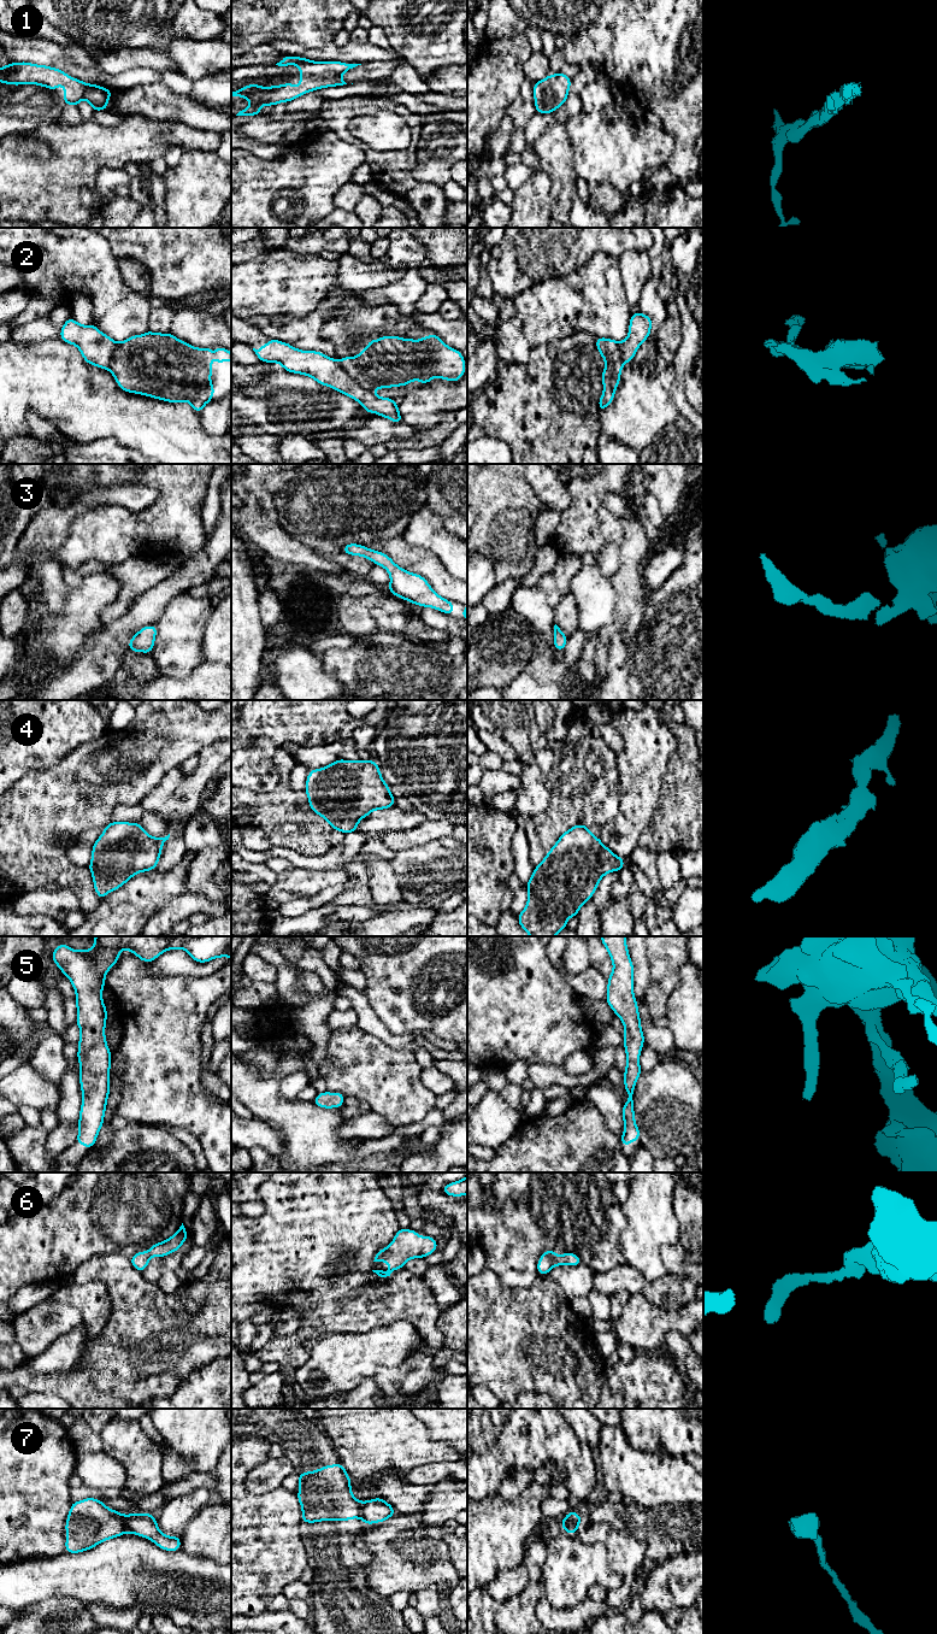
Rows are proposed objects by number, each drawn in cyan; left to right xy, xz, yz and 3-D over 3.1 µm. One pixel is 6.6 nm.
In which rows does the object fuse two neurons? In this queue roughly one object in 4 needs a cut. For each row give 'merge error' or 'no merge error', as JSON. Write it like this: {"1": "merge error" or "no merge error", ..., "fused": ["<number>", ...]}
{"1": "no merge error", "2": "merge error", "3": "no merge error", "4": "no merge error", "5": "no merge error", "6": "no merge error", "7": "merge error", "fused": ["2", "7"]}

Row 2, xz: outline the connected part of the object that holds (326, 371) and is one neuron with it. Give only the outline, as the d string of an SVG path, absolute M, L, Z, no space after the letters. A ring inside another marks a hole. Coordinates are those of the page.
M273 339L253 351L260 362L279 363L285 371L310 376L319 384L331 387L359 401L366 413L375 412L394 423L402 422L396 400L377 396L372 390L365 389L360 382L348 376L336 359L322 352L300 351Z

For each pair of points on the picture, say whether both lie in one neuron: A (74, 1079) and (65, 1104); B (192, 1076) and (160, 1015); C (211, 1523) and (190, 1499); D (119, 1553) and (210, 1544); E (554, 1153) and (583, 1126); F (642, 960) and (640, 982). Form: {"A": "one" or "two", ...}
{"A": "one", "B": "one", "C": "two", "D": "two", "E": "one", "F": "one"}

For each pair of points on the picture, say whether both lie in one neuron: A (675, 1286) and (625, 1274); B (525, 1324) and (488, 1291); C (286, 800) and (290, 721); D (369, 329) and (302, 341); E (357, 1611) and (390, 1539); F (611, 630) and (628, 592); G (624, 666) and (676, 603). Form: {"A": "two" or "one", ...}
{"A": "one", "B": "one", "C": "two", "D": "two", "E": "two", "F": "one", "G": "two"}

